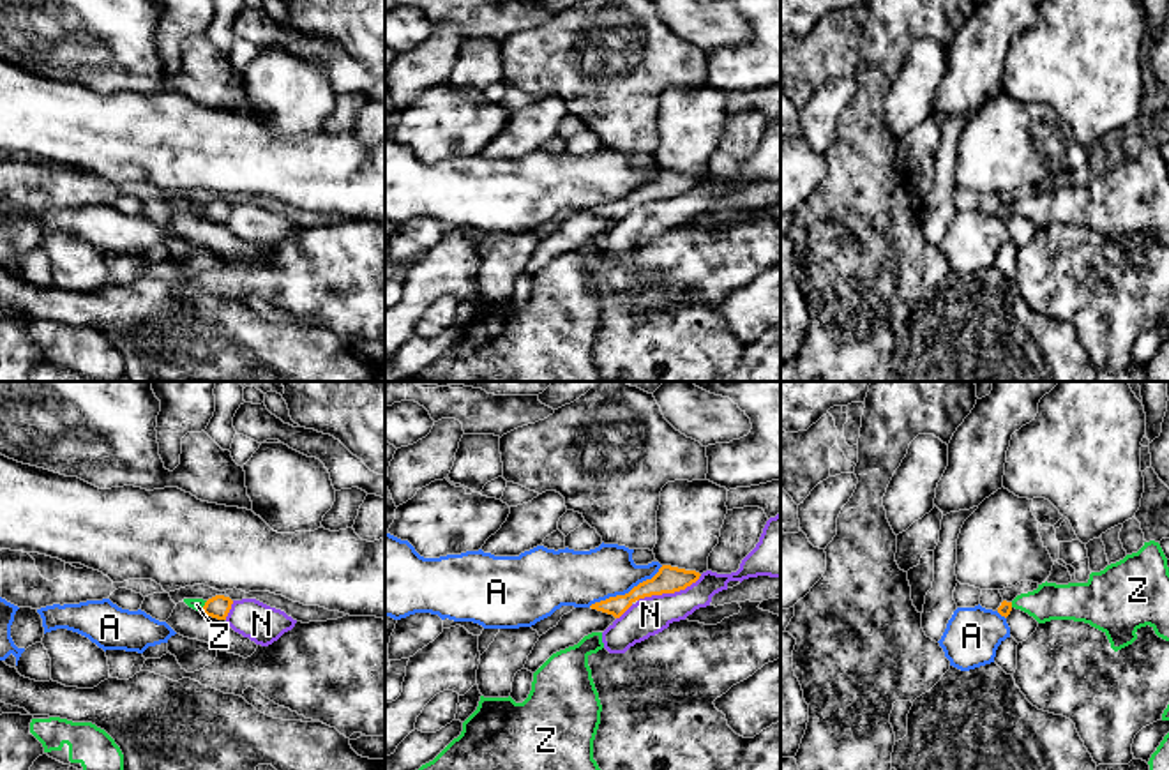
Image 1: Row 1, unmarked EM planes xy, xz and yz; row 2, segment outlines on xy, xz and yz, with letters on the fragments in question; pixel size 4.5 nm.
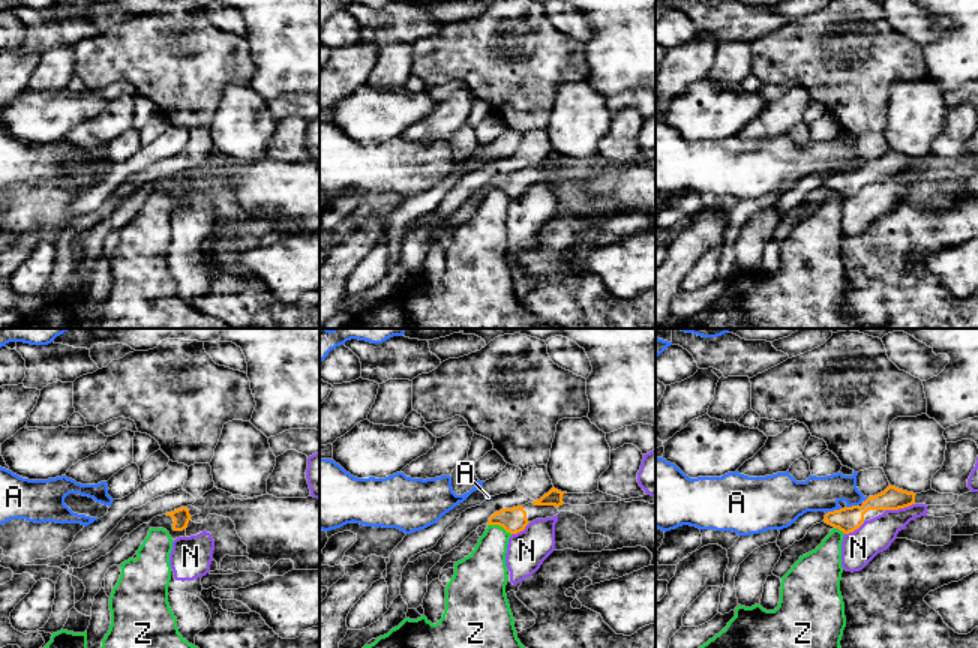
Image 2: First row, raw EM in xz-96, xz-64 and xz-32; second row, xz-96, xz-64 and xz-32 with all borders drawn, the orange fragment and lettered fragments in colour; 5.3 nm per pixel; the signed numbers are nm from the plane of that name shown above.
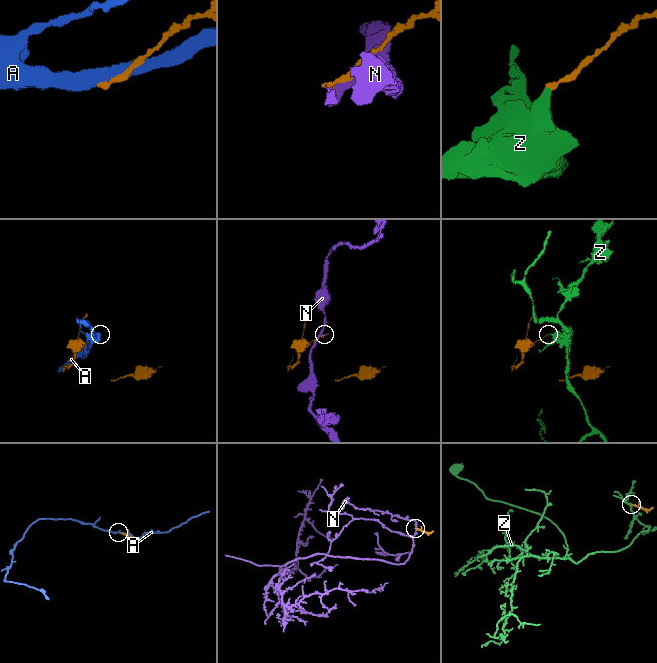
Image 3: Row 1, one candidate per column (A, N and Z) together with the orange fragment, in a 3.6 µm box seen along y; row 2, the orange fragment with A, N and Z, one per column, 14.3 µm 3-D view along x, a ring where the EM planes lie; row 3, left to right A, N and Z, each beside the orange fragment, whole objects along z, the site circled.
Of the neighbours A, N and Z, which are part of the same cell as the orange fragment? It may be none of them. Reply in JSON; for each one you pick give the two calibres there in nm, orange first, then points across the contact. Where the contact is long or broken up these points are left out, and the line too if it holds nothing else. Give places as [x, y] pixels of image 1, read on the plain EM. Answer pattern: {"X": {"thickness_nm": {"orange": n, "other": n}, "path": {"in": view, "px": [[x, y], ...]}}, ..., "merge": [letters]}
{"merge": []}

